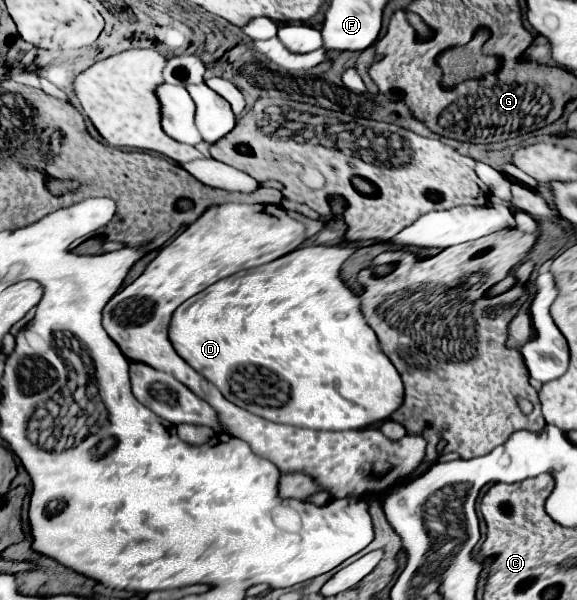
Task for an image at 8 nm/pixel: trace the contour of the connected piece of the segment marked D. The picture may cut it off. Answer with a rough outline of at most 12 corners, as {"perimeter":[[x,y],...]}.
{"perimeter":[[297,248],[185,300],[169,338],[265,420],[357,430],[405,386]]}

